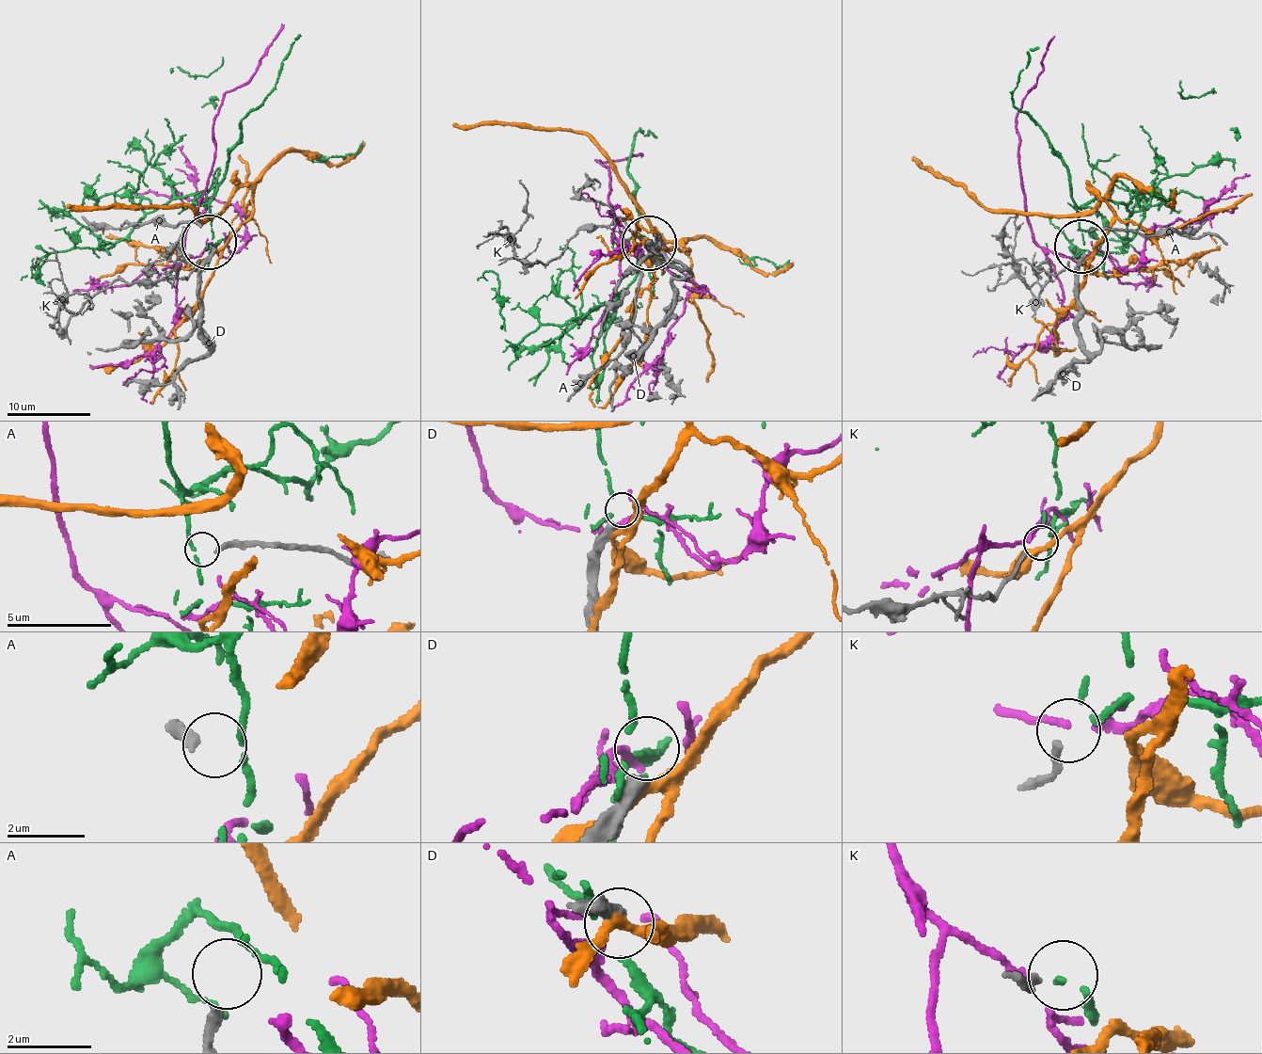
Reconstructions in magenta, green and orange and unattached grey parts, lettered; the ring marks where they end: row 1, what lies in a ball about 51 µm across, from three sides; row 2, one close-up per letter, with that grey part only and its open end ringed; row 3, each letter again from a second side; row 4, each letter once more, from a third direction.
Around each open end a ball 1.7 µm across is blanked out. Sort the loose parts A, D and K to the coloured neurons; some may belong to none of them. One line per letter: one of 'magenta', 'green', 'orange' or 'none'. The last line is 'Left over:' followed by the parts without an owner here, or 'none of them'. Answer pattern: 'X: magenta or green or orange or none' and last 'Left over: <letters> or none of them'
A: none
D: none
K: green
Left over: A, D

